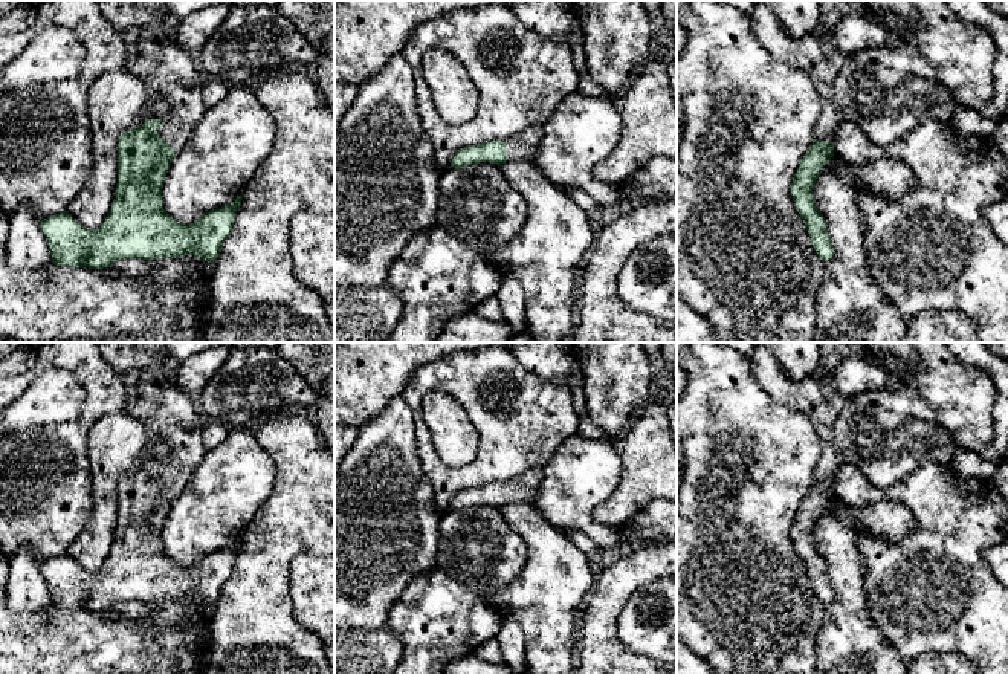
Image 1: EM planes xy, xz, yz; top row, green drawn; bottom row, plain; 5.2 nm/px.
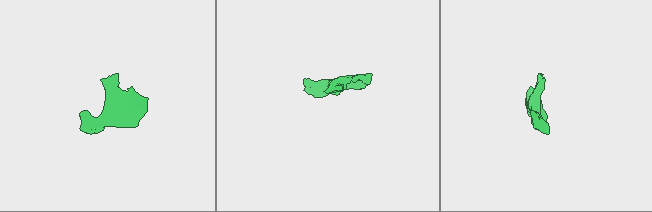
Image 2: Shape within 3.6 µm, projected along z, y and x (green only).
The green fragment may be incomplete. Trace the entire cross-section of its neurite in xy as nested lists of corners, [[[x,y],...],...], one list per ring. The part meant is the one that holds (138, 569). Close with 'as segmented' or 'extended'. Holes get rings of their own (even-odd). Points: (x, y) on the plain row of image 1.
[[[165,342],[99,344],[104,359],[118,371],[125,385],[125,410],[154,434],[162,436],[171,451],[163,462],[147,462],[141,469],[119,478],[115,541],[110,555],[98,572],[81,569],[67,553],[40,564],[52,596],[52,605],[69,610],[104,611],[125,601],[148,604],[189,596],[214,605],[225,582],[232,575],[243,538],[237,538],[231,547],[208,553],[192,567],[176,564],[163,552],[162,543],[162,529],[171,503],[189,484],[194,471],[208,452],[202,439],[206,417],[197,408],[197,397],[176,384],[171,362],[159,359]]]; extended

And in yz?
[[[753,342],[753,370],[759,384],[776,402],[803,413],[820,440],[814,483],[799,504],[791,526],[791,538],[805,564],[811,587],[822,604],[832,601],[834,587],[826,573],[826,564],[816,547],[813,532],[823,509],[834,498],[832,481],[835,469],[842,463],[832,436],[835,419],[846,399],[834,388],[832,376],[835,367],[851,355],[852,348],[851,342],[820,342],[820,361],[816,371],[796,381],[780,370],[768,347]]]; extended

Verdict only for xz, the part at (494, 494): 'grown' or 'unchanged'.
grown

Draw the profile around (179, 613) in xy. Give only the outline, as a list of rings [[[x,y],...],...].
[[[192,596],[148,602],[153,610],[151,625],[154,630],[170,630],[199,627],[209,633],[211,607],[206,602],[195,601]]]

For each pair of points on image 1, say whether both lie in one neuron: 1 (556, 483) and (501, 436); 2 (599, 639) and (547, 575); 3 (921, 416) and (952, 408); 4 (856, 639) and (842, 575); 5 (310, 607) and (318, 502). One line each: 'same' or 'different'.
1: different
2: different
3: different
4: same
5: different

